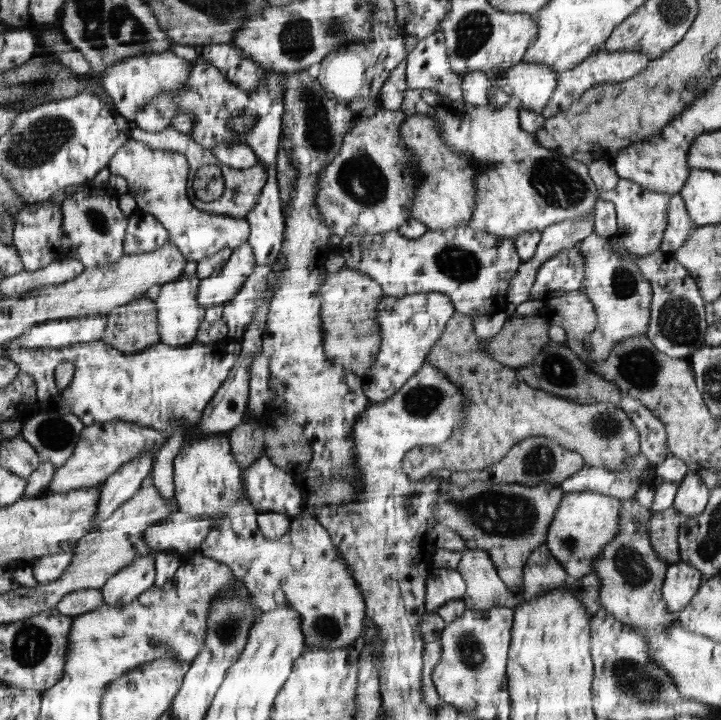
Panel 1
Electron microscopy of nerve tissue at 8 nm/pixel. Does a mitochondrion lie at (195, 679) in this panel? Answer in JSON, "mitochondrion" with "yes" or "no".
{"mitochondrion":"no"}

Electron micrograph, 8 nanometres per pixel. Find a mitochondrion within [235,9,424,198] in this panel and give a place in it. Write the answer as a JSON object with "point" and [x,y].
{"point":[296,39]}

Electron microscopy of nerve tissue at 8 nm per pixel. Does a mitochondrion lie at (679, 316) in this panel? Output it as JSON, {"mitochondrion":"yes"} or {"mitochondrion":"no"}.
{"mitochondrion":"yes"}

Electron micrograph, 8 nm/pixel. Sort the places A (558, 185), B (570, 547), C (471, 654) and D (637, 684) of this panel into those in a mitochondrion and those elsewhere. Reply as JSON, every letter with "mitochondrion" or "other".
{"A":"mitochondrion","B":"mitochondrion","C":"mitochondrion","D":"mitochondrion"}

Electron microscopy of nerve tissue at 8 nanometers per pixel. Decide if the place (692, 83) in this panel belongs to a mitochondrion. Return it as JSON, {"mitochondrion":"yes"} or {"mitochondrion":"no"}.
{"mitochondrion":"yes"}

